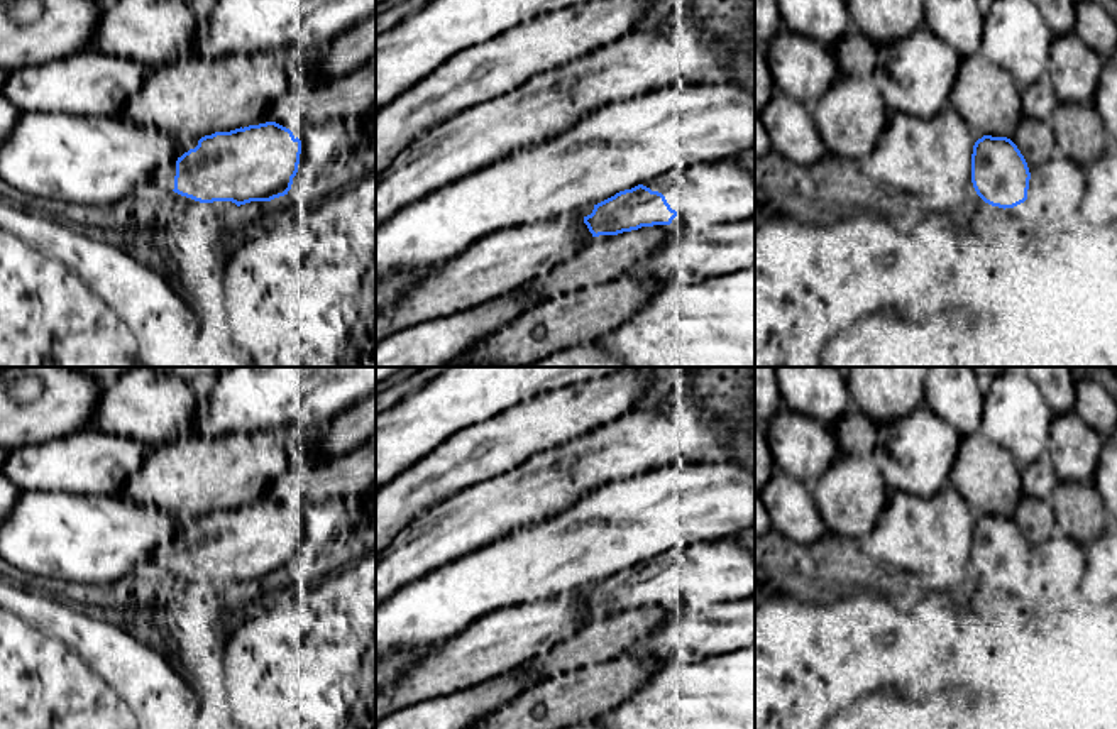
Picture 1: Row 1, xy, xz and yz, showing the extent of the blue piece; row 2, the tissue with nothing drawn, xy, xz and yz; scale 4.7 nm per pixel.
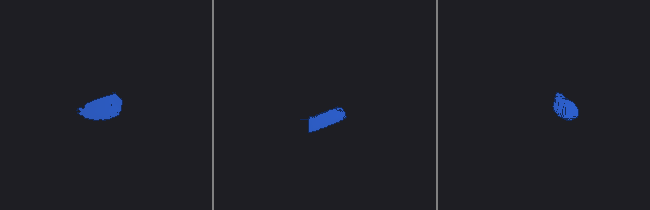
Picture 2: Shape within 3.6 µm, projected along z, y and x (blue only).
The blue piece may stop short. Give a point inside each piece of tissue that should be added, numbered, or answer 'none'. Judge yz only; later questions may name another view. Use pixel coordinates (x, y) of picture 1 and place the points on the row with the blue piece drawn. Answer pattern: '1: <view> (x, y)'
none

